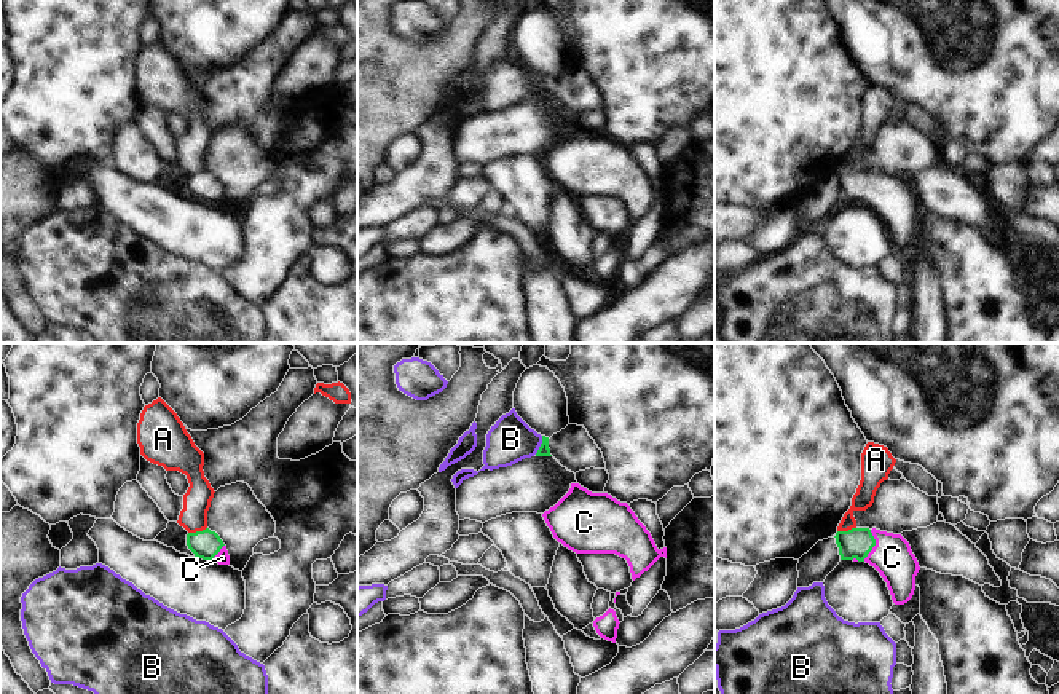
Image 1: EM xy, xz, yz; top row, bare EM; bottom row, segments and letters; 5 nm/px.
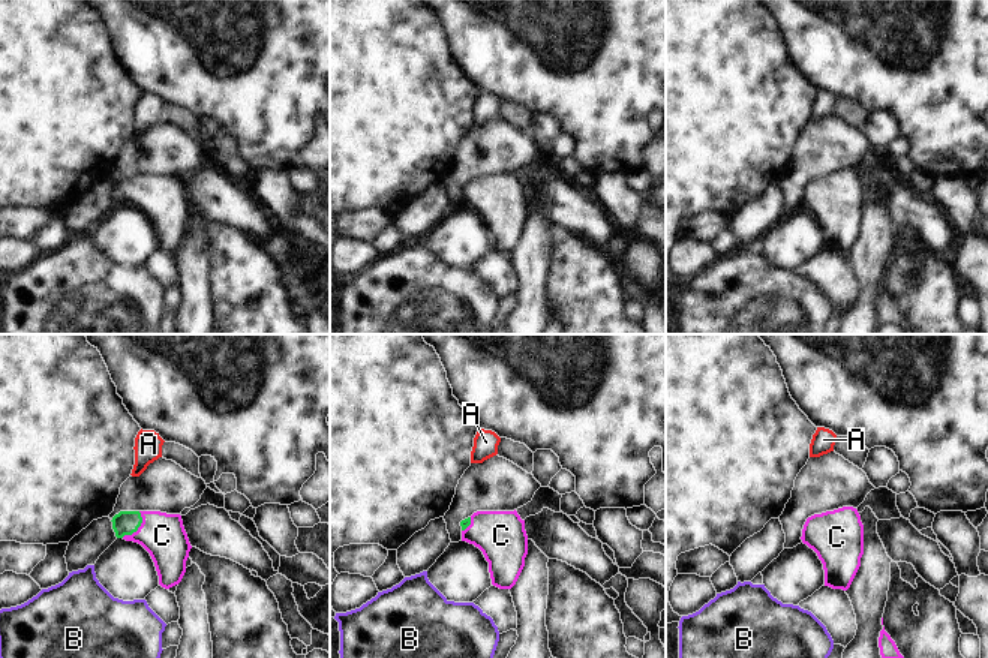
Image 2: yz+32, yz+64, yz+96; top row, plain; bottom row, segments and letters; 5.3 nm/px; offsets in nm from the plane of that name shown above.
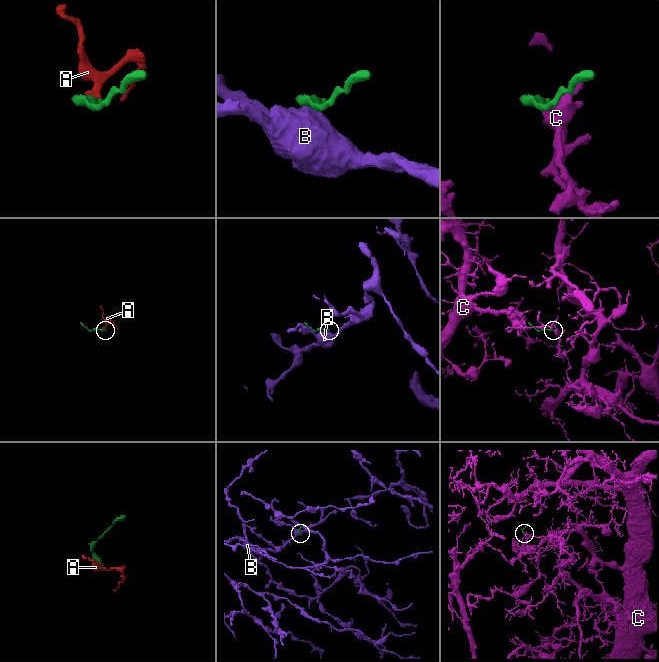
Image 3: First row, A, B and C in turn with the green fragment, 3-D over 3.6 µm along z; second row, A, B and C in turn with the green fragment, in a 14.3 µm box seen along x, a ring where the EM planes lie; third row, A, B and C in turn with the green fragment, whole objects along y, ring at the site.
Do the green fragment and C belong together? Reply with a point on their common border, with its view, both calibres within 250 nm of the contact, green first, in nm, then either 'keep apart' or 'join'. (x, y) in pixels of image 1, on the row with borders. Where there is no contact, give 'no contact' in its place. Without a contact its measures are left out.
yz (874, 544) | 160/200 nm | join

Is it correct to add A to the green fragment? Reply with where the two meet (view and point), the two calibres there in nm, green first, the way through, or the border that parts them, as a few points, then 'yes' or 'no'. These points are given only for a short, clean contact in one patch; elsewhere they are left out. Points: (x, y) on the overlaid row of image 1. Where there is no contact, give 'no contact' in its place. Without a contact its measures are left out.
contact xy (196, 532); calibres 150 and 140 nm; border xy (206, 527), (188, 533); no

